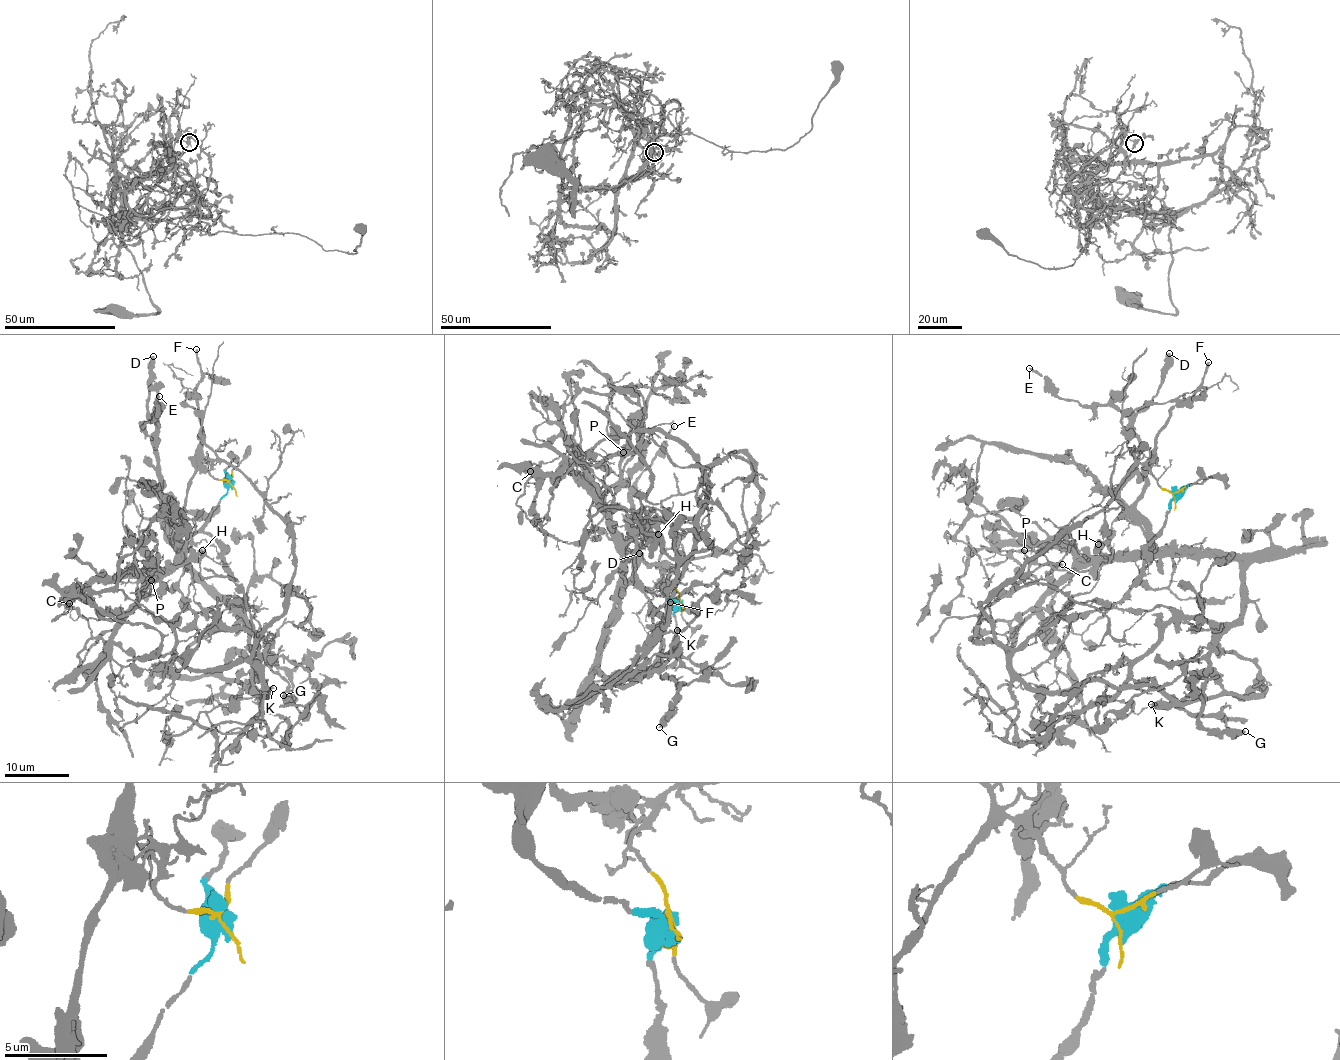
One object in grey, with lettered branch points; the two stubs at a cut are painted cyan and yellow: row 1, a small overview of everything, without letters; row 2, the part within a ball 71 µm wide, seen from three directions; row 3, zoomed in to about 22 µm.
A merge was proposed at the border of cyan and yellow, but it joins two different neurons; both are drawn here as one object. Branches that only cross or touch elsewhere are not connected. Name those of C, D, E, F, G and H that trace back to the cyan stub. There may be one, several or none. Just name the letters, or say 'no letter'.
D, E, F, G, H

